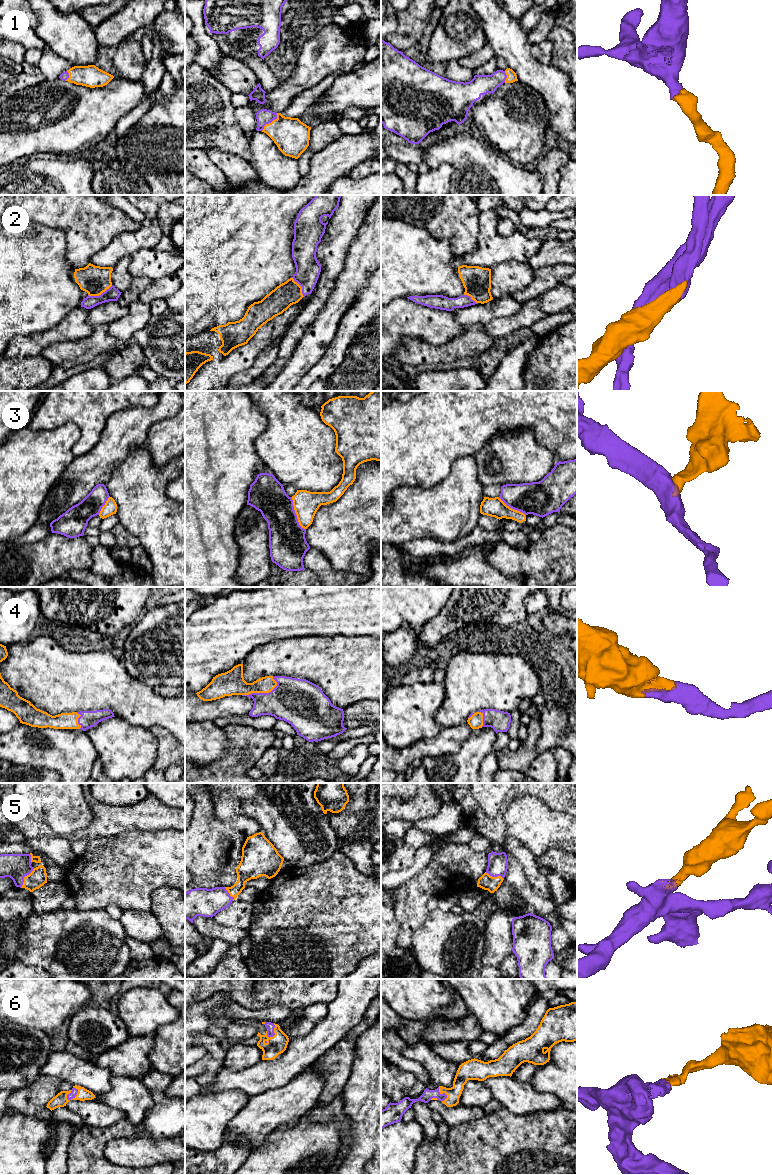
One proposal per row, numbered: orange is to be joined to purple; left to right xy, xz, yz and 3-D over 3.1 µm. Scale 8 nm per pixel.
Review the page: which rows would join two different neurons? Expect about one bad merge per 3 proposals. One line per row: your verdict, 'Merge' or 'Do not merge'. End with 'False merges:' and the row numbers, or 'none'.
1: Merge
2: Merge
3: Do not merge
4: Merge
5: Merge
6: Merge
False merges: 3

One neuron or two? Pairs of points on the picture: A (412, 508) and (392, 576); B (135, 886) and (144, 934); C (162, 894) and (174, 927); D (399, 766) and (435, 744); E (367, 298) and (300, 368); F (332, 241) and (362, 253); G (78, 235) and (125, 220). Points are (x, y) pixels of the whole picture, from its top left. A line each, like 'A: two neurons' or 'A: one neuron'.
A: two neurons
B: two neurons
C: one neuron
D: one neuron
E: two neurons
F: two neurons
G: one neuron

